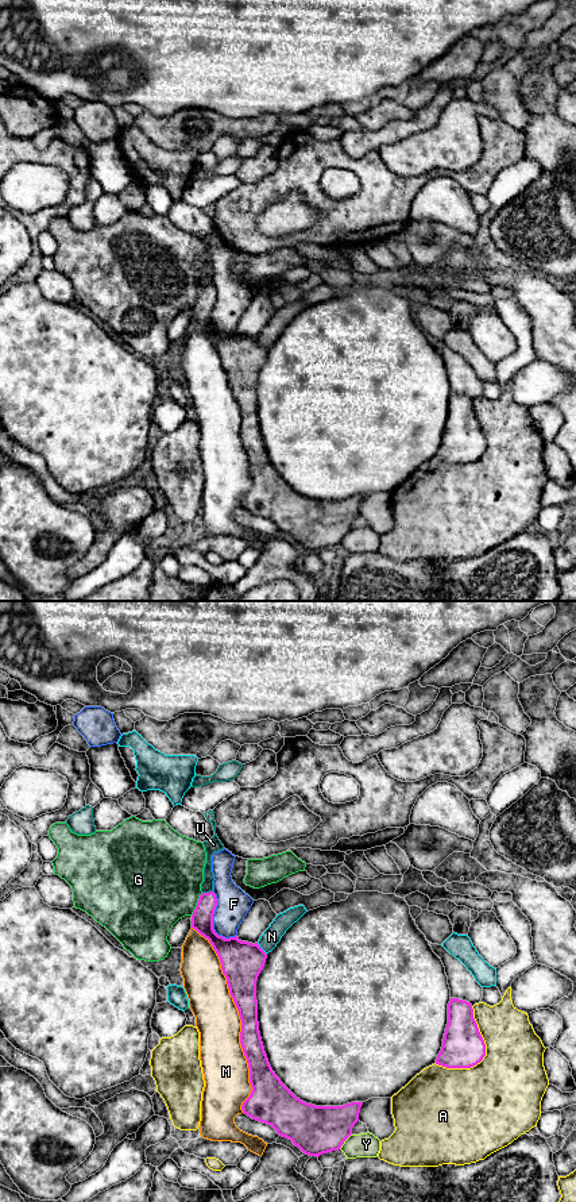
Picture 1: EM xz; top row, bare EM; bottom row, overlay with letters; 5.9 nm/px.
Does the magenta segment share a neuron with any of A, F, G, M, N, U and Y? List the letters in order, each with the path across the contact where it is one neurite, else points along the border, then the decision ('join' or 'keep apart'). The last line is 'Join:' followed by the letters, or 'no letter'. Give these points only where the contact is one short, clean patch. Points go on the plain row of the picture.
A: keep apart
F: keep apart
G: keep apart
M: keep apart
N: keep apart
U: runs through xz (203, 311), (207, 300), (207, 288), (207, 281); join
Y: keep apart
Join: U

